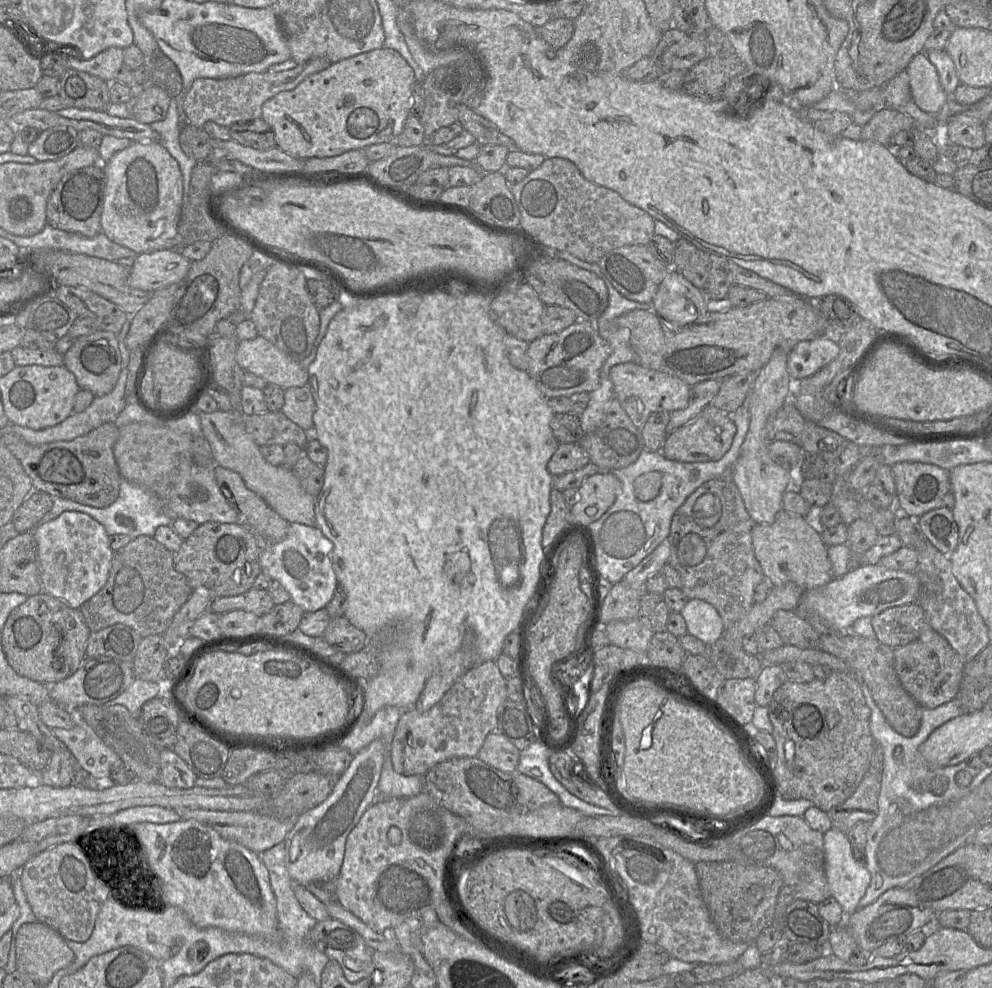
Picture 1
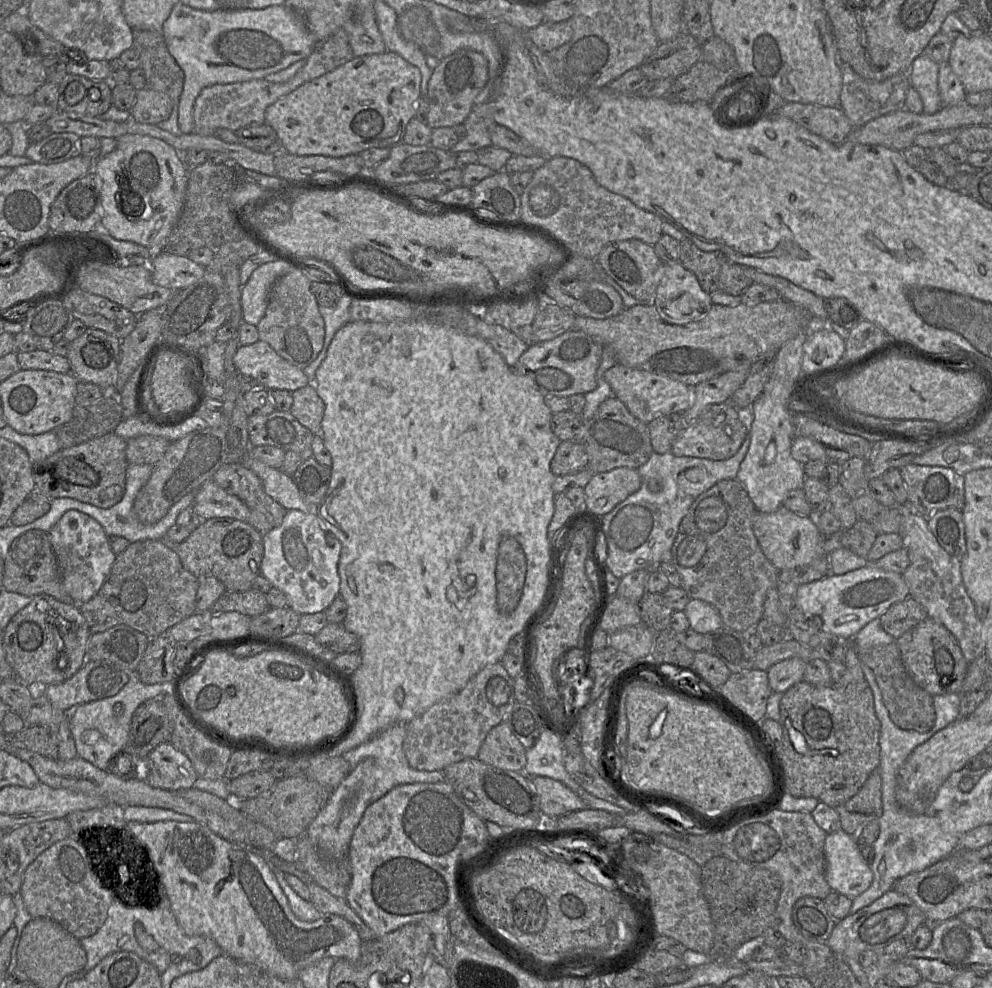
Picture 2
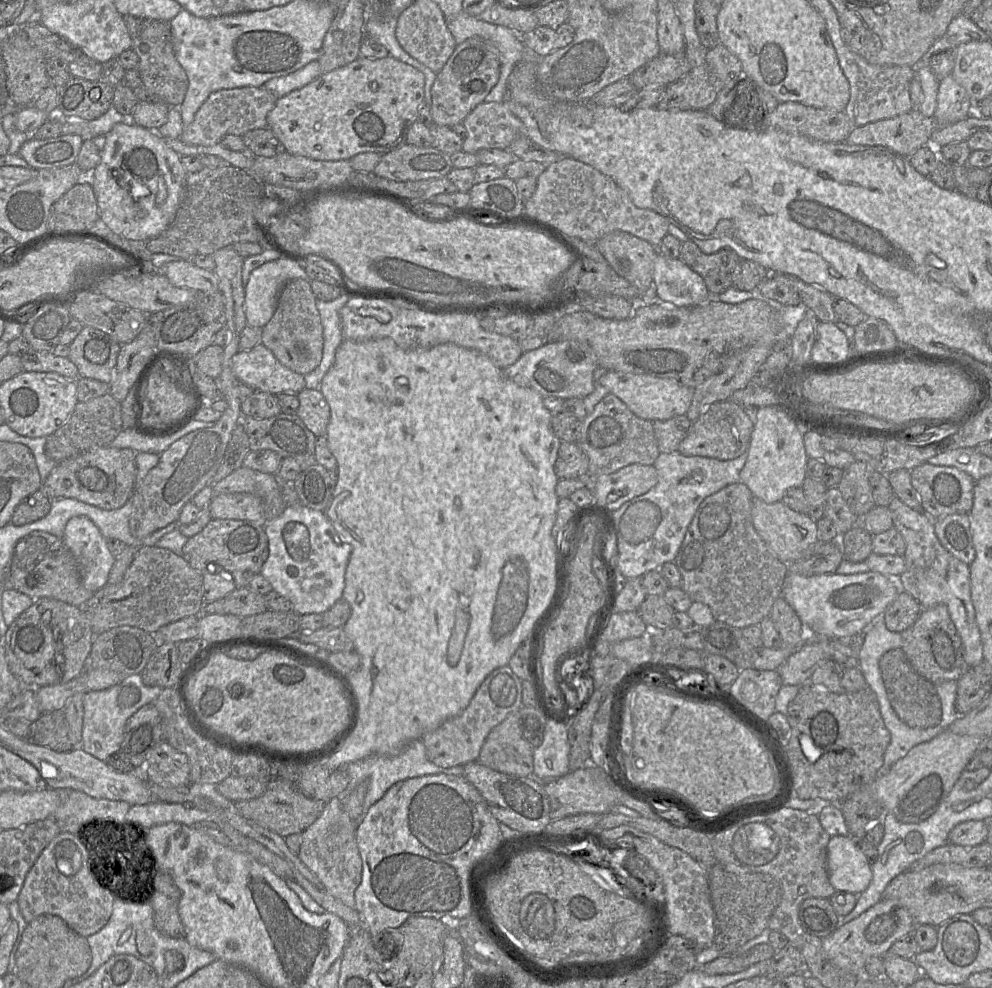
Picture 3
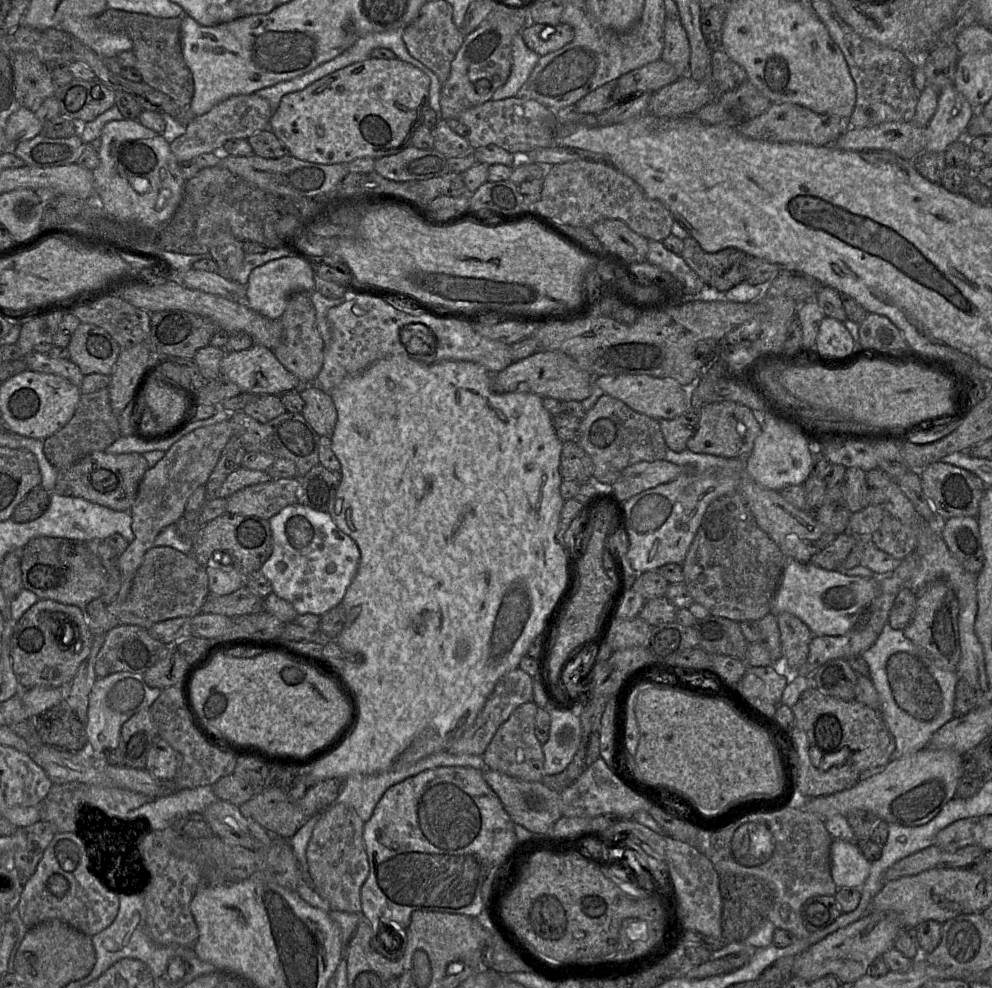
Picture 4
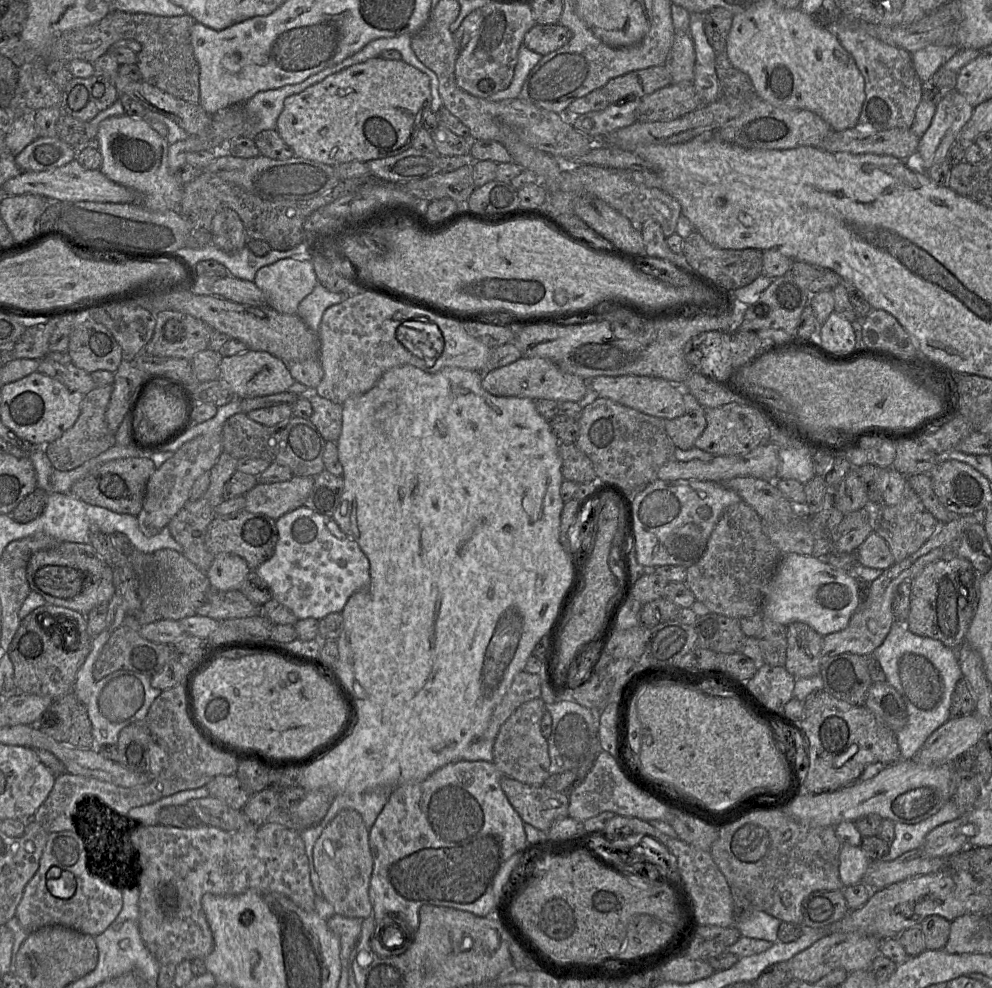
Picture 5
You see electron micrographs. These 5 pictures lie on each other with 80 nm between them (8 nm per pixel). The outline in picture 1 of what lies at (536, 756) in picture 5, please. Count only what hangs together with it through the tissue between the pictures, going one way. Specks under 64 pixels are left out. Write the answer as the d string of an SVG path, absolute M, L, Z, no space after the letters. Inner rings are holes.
M490 732L477 754L486 764L506 773L516 771L520 750L499 732Z

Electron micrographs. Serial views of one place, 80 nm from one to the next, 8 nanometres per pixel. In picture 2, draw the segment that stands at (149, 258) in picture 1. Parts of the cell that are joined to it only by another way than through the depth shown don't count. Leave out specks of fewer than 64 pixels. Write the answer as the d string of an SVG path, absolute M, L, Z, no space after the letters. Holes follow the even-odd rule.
M160 252L151 258L149 270L152 281L173 291L180 291L196 283L205 273L205 267L187 256Z

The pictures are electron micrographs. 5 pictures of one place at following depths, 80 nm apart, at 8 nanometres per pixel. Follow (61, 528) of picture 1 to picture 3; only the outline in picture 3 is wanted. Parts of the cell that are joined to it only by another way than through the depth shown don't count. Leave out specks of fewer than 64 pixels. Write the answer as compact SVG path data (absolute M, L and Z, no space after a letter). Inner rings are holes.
M85 516L70 518L65 526L62 540L77 563L82 585L92 593L104 587L116 557L110 552L106 538L94 522Z

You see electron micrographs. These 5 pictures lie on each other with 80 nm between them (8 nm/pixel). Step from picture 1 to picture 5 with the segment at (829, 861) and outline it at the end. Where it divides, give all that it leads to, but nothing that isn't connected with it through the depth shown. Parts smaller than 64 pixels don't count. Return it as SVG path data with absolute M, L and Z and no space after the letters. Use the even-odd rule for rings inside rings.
M842 844L839 854L839 876L844 887L862 882L871 863L860 846Z

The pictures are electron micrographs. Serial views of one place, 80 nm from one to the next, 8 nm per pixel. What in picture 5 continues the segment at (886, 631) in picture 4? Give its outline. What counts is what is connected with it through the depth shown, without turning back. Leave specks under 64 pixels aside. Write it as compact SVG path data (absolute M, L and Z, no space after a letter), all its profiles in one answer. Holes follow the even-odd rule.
M894 623L883 643L870 656L875 659L885 674L885 682L901 695L908 714L906 725L896 732L901 759L912 759L929 736L950 719L950 706L956 683L962 678L958 654L939 640L921 637L910 632L905 624Z

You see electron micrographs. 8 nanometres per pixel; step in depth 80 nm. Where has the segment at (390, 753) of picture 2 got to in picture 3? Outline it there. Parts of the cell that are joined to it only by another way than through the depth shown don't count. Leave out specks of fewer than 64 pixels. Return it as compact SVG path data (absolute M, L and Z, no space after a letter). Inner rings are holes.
M415 740L408 744L402 752L396 755L372 755L365 759L351 762L346 765L346 772L349 776L350 790L356 788L360 784L367 784L367 792L363 802L363 812L365 814L372 805L384 796L391 786L400 781L437 774L462 776L463 766L443 768L435 765L427 758L425 746L422 741Z

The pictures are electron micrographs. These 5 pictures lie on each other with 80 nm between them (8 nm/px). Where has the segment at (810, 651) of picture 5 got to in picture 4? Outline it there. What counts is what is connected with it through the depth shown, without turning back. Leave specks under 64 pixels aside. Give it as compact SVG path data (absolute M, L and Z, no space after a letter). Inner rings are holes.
M788 612L776 615L782 647L782 666L788 673L797 673L806 663L809 644L814 637L799 618Z

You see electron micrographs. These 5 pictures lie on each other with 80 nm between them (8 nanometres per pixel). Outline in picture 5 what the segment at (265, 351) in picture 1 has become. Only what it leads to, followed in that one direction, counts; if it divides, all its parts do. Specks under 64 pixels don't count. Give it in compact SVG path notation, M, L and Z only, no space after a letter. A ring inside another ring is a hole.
M246 351L222 357L218 380L223 382L236 398L254 398L283 393L295 382L288 370L288 364L265 351Z

